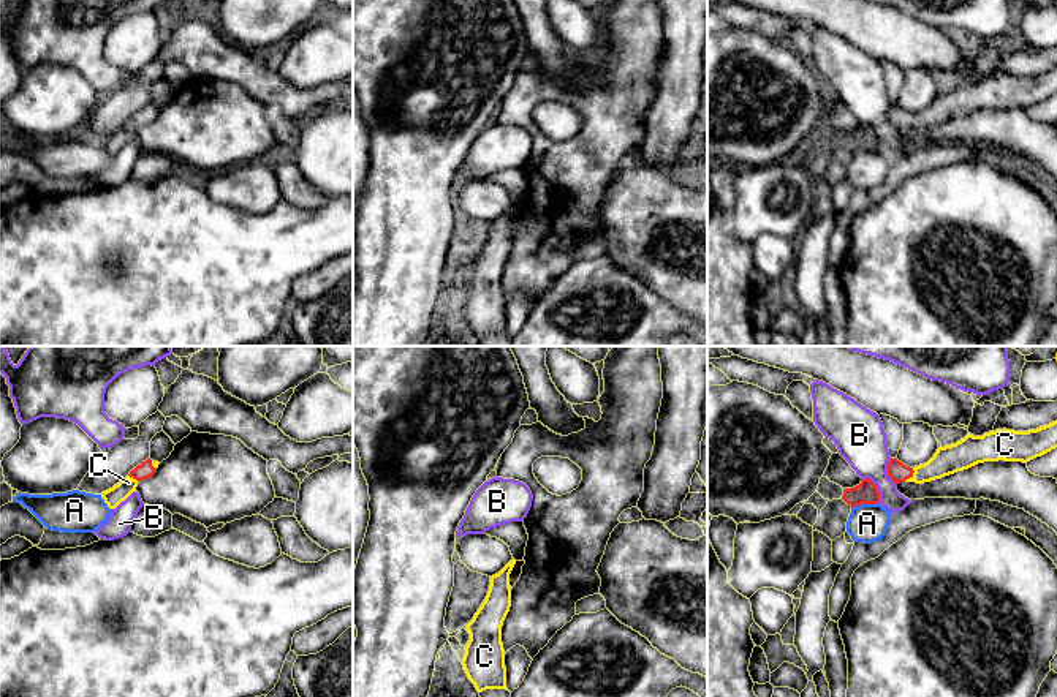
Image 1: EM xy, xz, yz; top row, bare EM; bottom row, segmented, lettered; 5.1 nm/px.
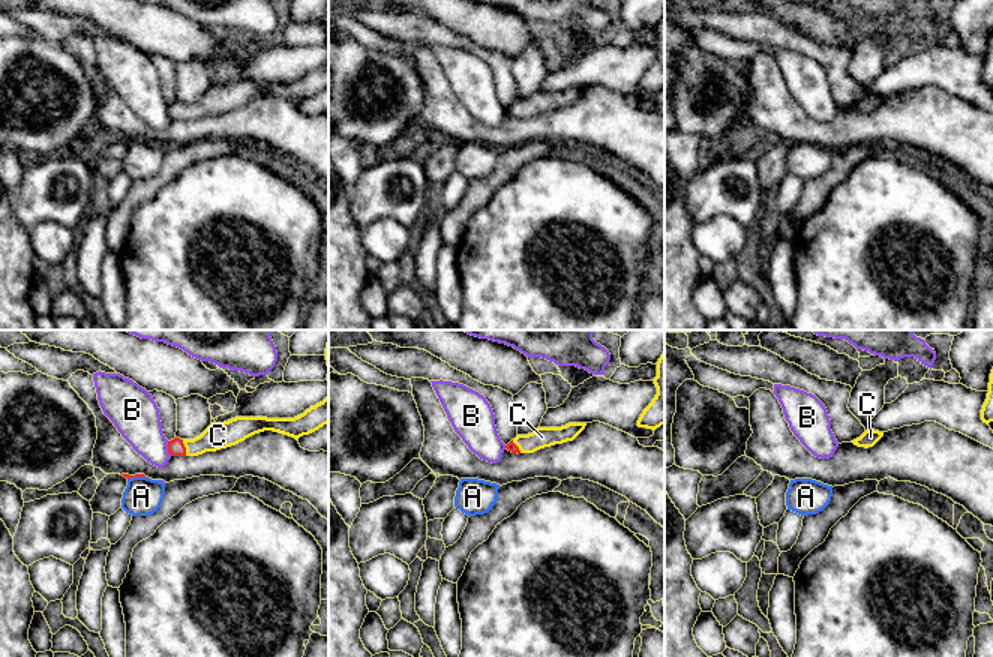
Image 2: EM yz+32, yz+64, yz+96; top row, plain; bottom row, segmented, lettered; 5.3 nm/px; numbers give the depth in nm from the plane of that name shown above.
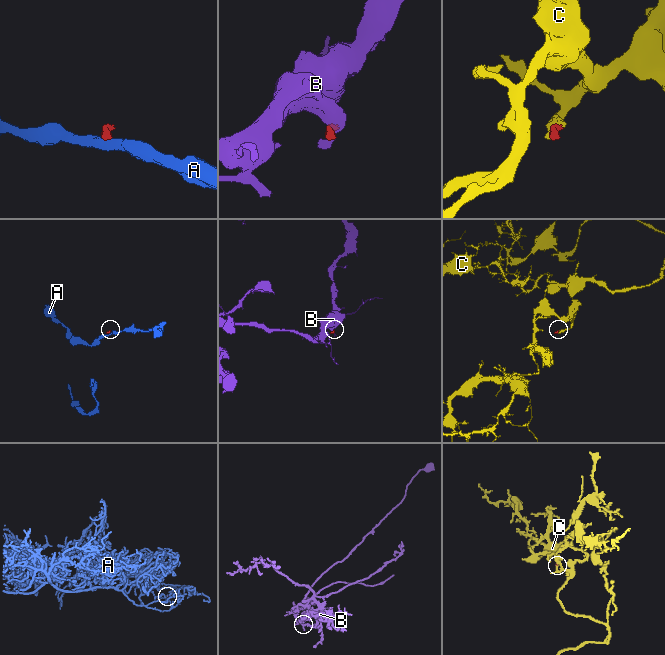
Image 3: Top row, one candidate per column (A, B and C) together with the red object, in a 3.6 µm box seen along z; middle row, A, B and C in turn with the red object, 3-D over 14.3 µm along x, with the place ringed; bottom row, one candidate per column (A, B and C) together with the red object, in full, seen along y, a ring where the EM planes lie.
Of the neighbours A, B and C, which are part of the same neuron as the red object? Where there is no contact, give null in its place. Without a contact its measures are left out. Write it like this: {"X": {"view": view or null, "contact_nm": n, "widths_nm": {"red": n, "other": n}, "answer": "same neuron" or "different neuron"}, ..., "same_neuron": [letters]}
{"A": {"view": "yz", "contact_nm": 140, "widths_nm": {"red": 110, "other": 200}, "answer": "different neuron"}, "B": {"view": "yz", "contact_nm": 160, "widths_nm": {"red": 110, "other": 240}, "answer": "different neuron"}, "C": {"view": "yz", "contact_nm": 80, "widths_nm": {"red": 100, "other": 150}, "answer": "same neuron"}, "same_neuron": ["C"]}

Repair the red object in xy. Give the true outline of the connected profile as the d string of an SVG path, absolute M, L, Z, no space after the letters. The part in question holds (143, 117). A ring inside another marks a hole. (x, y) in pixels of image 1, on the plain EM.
M147 104L134 115L131 115L123 126L103 138L101 144L104 145L108 153L116 155L122 147L125 147L133 138L136 138L136 133L141 126L149 125L157 119L158 111L158 107Z

